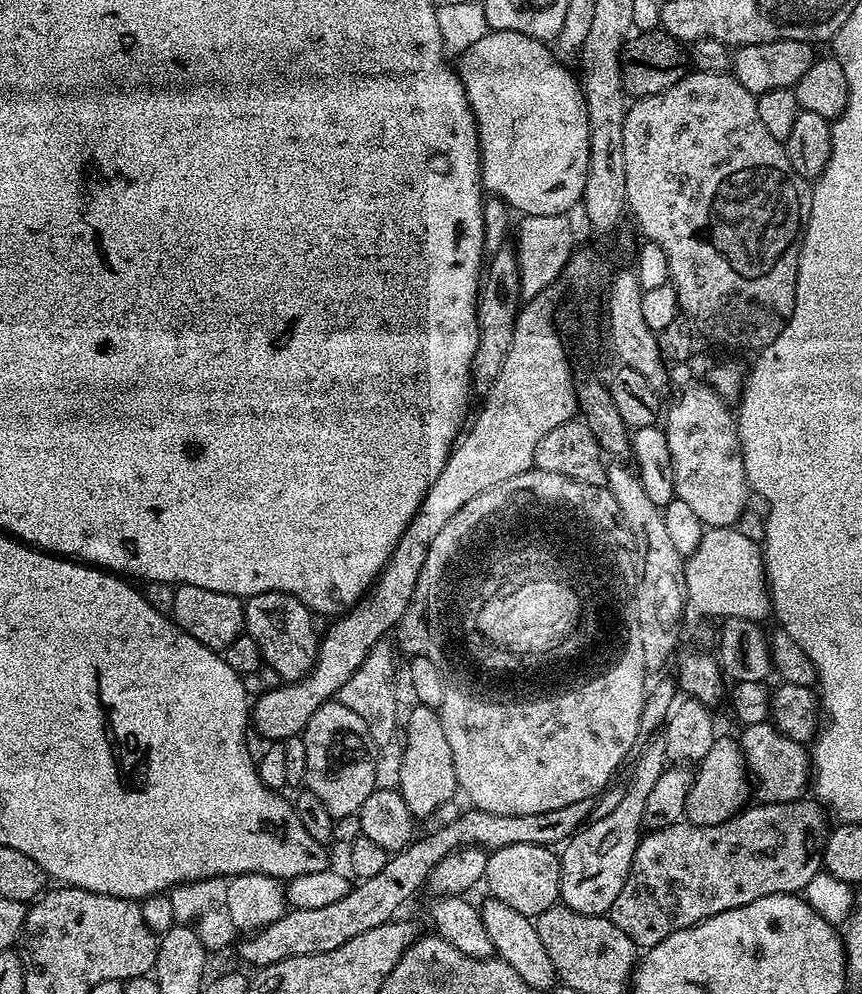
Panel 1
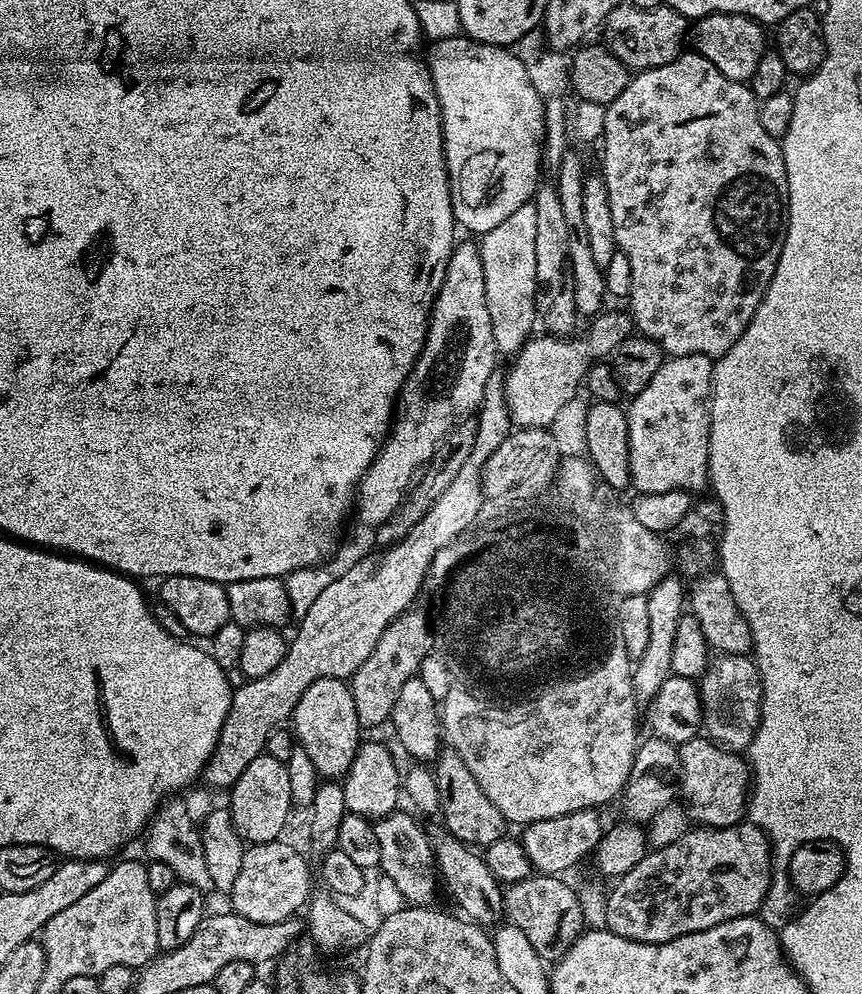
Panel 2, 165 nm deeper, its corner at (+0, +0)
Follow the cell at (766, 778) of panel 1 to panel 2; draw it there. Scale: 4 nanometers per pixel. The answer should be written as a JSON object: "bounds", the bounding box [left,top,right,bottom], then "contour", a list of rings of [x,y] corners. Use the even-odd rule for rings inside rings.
{"bounds":[678,734,752,828],"contour":[[[697,734],[693,740],[679,745],[680,779],[678,792],[686,805],[686,811],[697,825],[706,828],[725,828],[745,819],[750,795],[752,773],[750,765],[741,753],[716,743],[711,738]]]}

